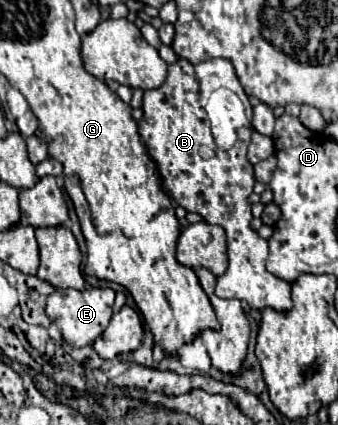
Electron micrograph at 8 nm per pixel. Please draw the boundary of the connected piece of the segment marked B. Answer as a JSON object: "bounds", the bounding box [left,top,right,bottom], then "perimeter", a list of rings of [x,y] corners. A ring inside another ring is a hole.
{"bounds":[139,58,293,310],"perimeter":[[[179,58],[175,64],[169,64],[169,74],[163,86],[157,90],[147,90],[143,94],[143,120],[139,122],[139,134],[149,150],[149,156],[157,162],[163,186],[171,198],[187,212],[199,212],[205,222],[225,228],[229,268],[217,278],[215,294],[219,298],[245,300],[251,308],[257,310],[263,310],[267,306],[275,310],[289,310],[293,306],[291,284],[283,278],[277,278],[265,268],[269,250],[267,240],[251,228],[253,216],[249,196],[253,194],[255,186],[253,164],[247,160],[251,128],[241,130],[239,140],[231,150],[217,148],[211,136],[209,118],[203,106],[207,104],[211,92],[219,86],[233,90],[243,100],[245,110],[251,110],[247,94],[241,88],[229,60],[213,58],[191,64],[189,60]]]}

